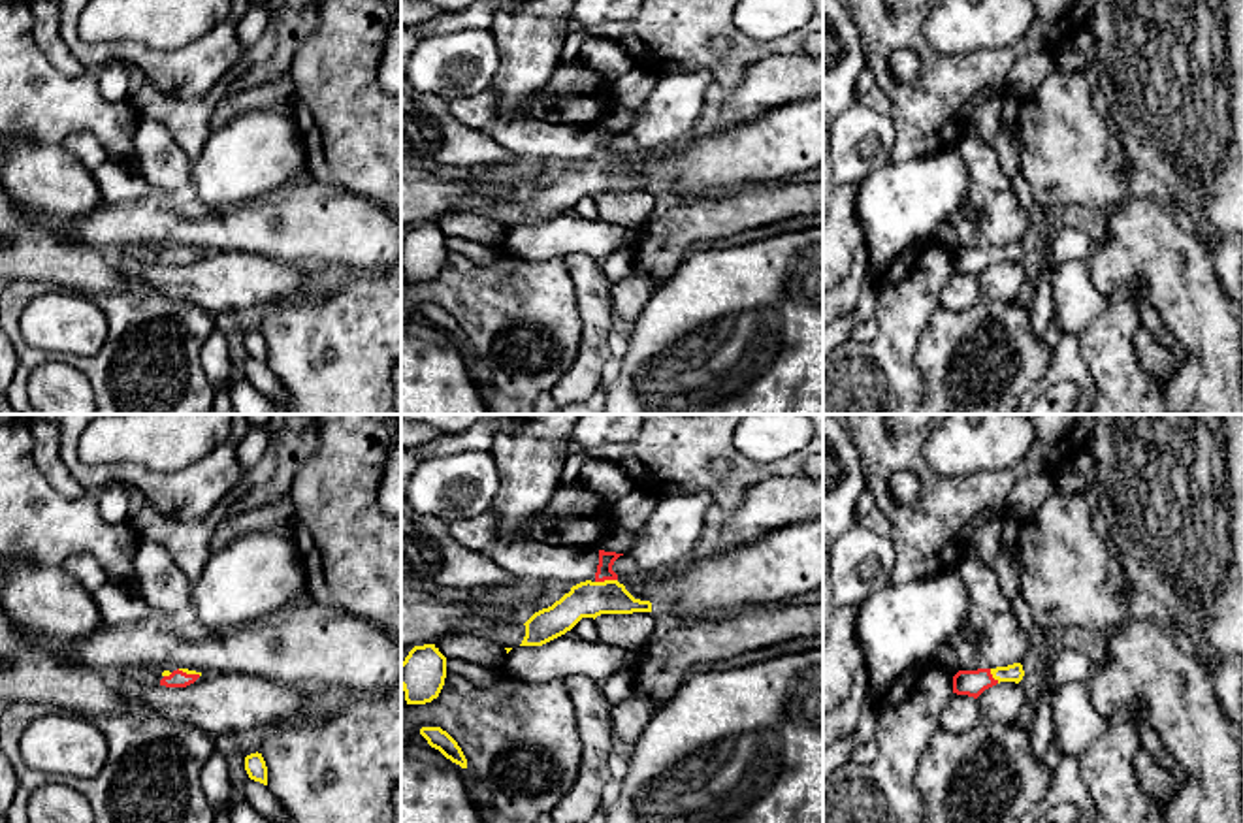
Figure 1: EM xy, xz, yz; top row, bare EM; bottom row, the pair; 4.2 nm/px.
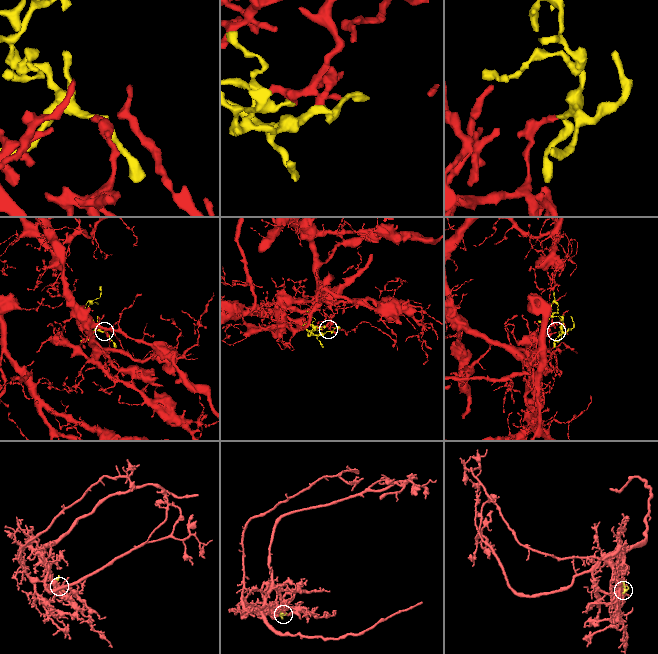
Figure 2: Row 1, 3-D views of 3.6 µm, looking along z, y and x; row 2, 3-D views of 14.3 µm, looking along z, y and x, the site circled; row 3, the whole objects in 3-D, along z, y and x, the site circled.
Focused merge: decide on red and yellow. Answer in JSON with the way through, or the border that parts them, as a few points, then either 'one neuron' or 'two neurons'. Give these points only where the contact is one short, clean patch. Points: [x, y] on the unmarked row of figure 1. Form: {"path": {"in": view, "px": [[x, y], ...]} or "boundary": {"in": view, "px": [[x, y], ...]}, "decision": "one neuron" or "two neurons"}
{"path": {"in": "xz", "px": [[607, 138], [605, 157], [588, 177]]}, "decision": "one neuron"}

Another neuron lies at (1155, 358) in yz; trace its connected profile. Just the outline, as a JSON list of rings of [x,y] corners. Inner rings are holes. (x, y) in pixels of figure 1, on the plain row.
[[[1145,326],[1136,331],[1136,354],[1139,365],[1156,380],[1173,380],[1179,365],[1170,352]]]

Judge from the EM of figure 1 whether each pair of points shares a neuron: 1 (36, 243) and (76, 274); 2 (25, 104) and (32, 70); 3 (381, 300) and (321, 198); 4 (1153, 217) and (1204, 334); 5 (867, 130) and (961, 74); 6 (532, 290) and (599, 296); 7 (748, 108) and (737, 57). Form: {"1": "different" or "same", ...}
{"1": "same", "2": "same", "3": "different", "4": "same", "5": "different", "6": "different", "7": "different"}

